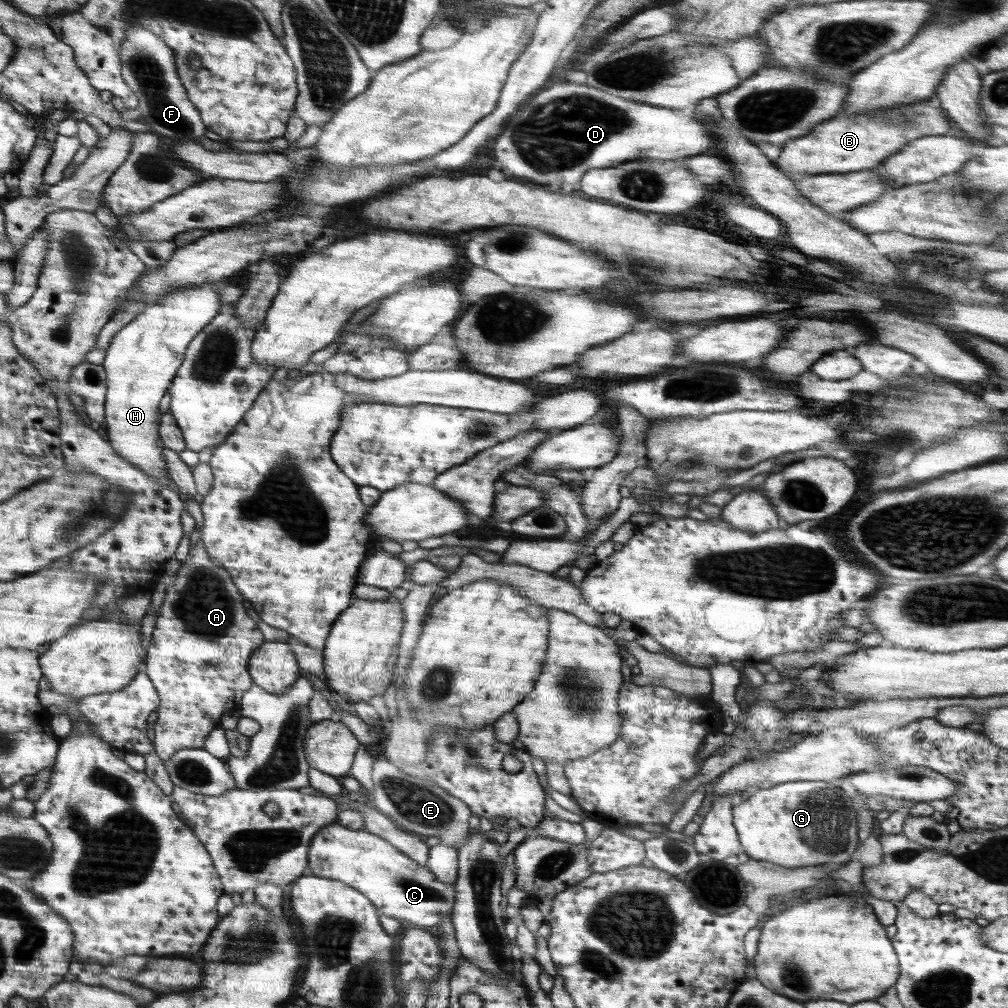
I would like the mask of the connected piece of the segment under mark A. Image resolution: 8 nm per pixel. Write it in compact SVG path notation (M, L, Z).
M198 542L192 553L186 557L176 579L167 580L169 586L165 602L160 607L161 614L157 617L157 627L145 665L148 675L163 697L163 706L158 712L159 719L154 728L157 754L164 763L182 750L203 748L208 735L222 727L224 716L238 709L244 692L254 684L250 673L252 650L265 642L258 624L246 614L242 592L232 573L208 553L204 542Z

